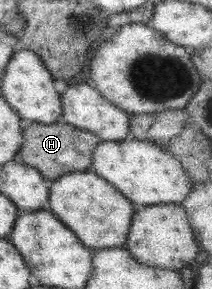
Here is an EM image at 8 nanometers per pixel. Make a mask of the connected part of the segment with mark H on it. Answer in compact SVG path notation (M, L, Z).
M66 122L50 124L30 124L22 130L22 146L18 156L30 168L36 168L46 180L56 180L59 176L69 172L88 171L92 162L93 148L100 142L91 132L74 128Z

